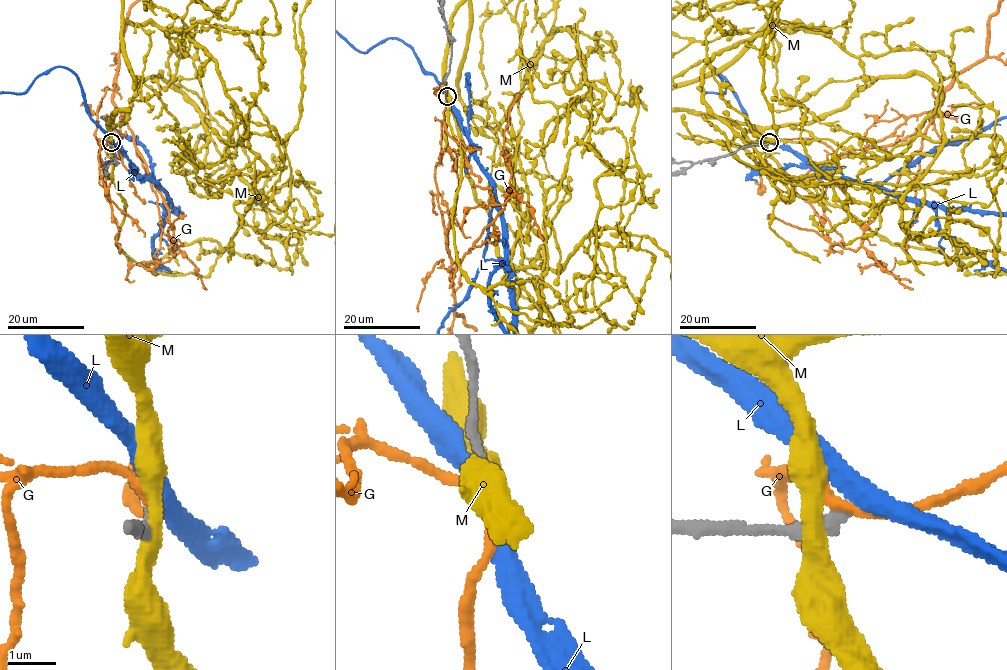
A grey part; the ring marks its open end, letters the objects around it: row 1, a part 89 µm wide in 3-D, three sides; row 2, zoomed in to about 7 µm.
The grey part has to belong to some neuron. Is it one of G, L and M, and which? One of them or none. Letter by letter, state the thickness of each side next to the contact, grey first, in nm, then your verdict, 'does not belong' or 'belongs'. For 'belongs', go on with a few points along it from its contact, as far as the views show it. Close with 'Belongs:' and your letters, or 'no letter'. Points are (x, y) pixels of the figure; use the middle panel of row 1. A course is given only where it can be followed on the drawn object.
G: calibres 240 and 220 nm; does not belong
L: calibres 240 and 380 nm; belongs
M: calibres 300 and 400 nm; does not belong
Belongs: L

